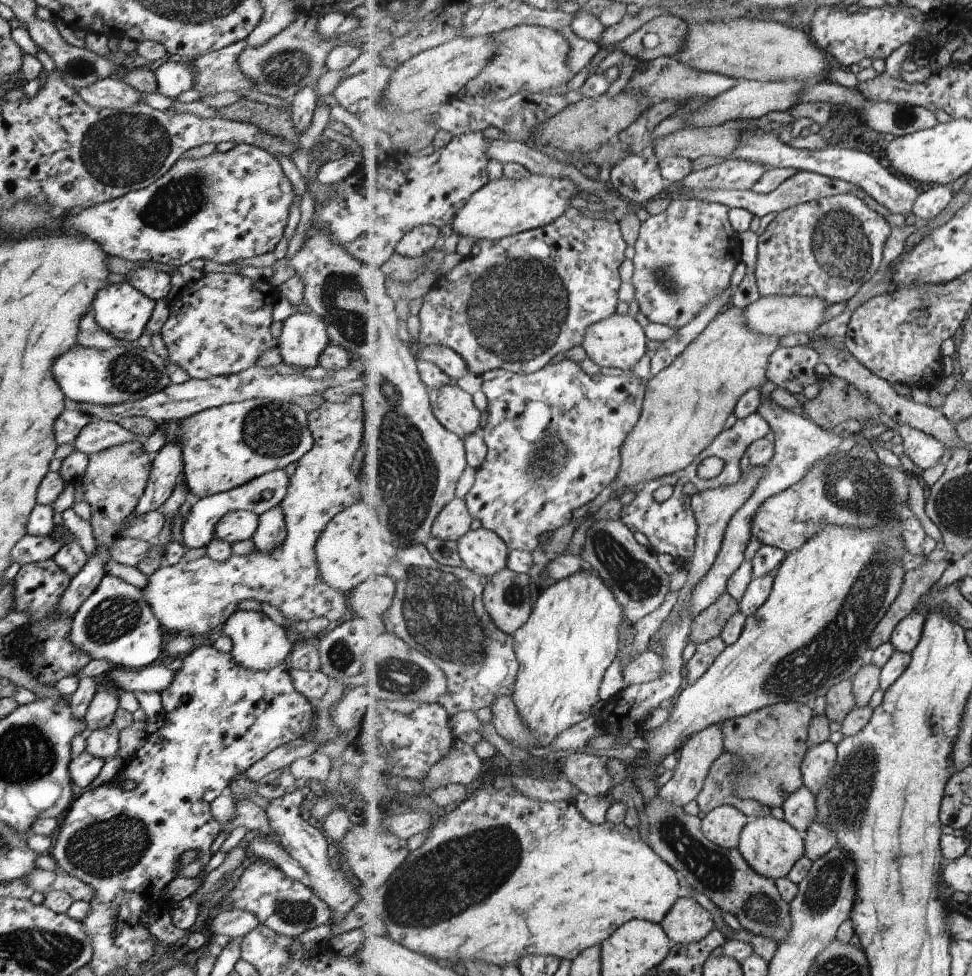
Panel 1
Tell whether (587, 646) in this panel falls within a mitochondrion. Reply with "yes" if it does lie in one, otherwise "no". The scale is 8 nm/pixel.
no

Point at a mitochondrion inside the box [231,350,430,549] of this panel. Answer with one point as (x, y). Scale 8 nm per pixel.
(270, 431)

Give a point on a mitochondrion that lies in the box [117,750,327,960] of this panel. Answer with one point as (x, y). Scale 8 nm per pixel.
(298, 912)

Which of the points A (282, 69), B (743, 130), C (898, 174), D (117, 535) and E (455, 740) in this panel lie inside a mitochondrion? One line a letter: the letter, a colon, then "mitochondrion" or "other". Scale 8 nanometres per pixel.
A: mitochondrion
B: other
C: other
D: other
E: other

